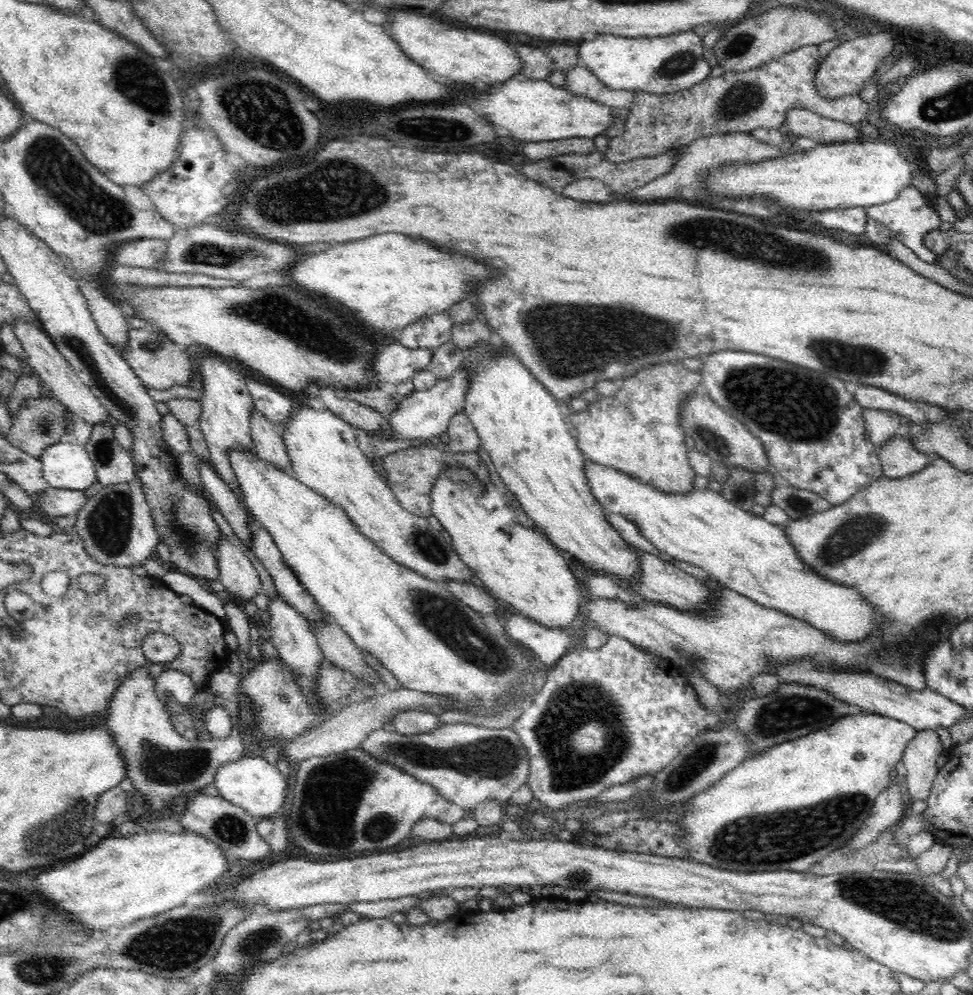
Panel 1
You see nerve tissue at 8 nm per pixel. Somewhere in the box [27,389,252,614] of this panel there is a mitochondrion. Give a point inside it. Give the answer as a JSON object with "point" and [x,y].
{"point":[108,524]}

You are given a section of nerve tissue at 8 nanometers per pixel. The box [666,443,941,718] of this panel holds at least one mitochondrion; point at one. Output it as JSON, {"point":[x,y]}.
{"point":[856,533]}

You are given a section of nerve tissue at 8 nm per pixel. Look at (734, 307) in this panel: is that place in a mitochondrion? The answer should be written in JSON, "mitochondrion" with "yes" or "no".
{"mitochondrion":"no"}

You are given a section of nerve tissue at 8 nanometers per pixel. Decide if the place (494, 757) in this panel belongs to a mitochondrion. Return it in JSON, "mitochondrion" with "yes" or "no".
{"mitochondrion":"yes"}

